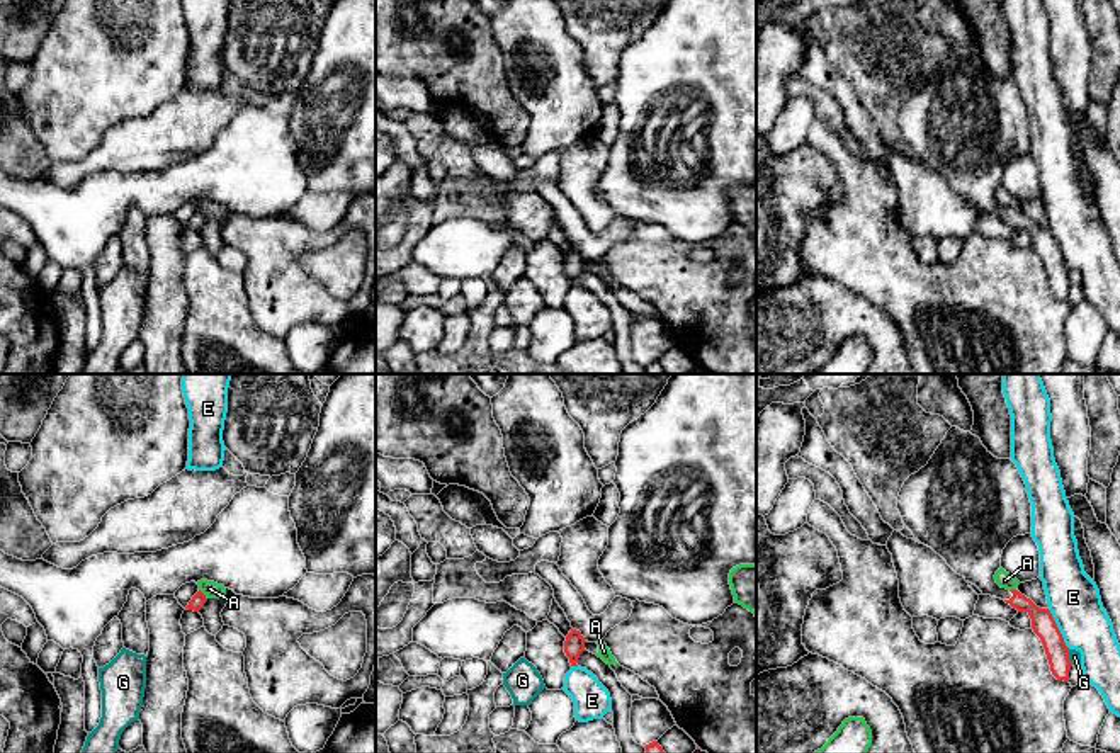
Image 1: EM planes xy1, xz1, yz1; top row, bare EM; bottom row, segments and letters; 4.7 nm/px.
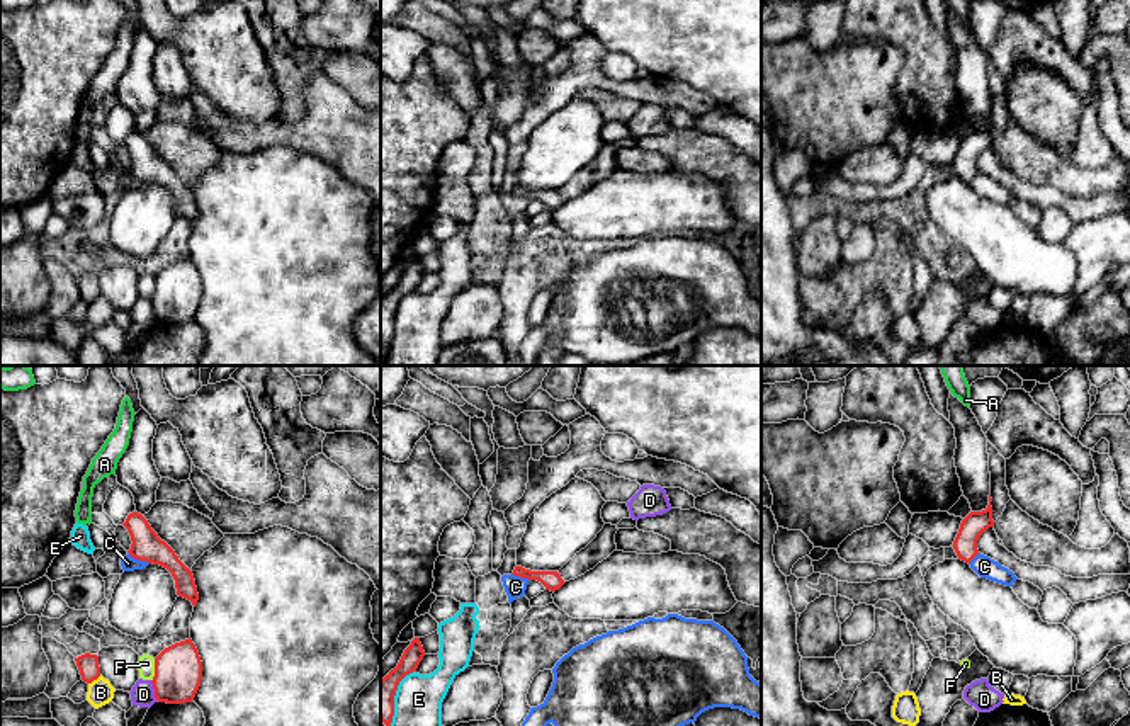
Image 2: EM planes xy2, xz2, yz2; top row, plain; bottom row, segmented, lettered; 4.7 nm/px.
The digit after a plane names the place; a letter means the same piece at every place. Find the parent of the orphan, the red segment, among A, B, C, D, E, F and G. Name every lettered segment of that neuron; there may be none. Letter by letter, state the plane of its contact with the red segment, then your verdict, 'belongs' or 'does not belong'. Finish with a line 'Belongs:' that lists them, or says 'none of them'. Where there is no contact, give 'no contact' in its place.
A: xy1 | does not belong
B: xy2 | does not belong
C: xy2 | does not belong
D: xy2 | does not belong
E: yz1 | does not belong
F: xy2 | does not belong
G: yz1 | does not belong
Belongs: none of them

